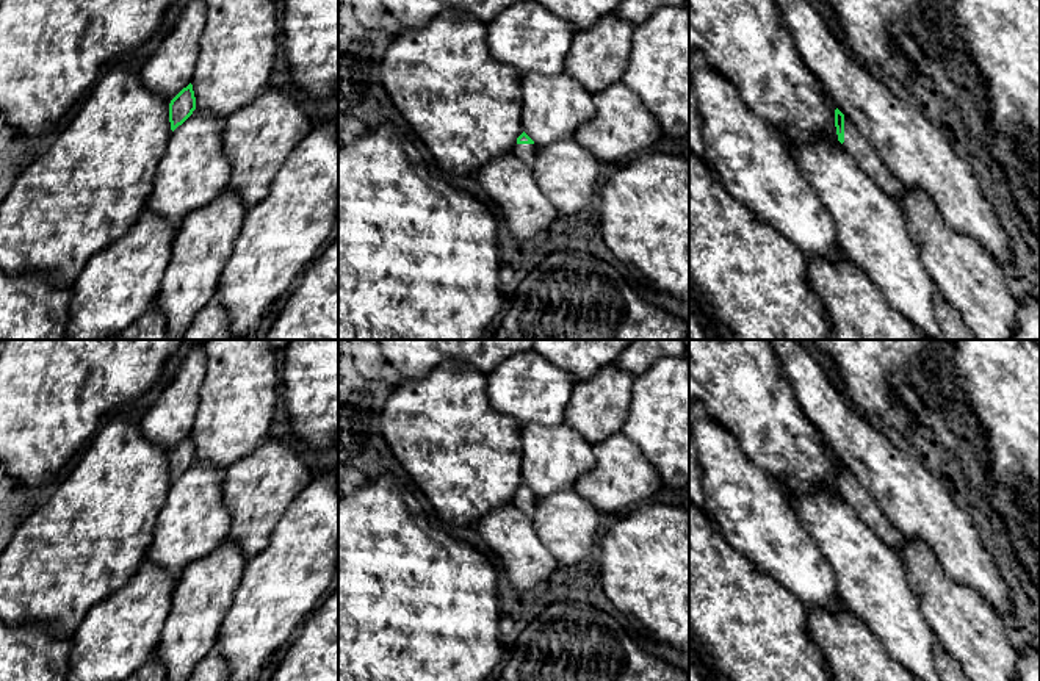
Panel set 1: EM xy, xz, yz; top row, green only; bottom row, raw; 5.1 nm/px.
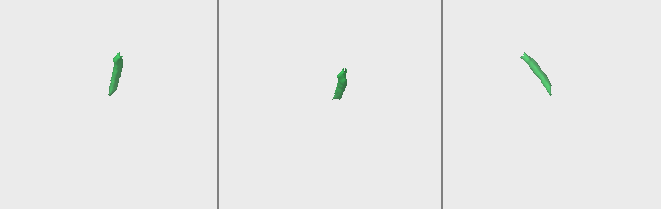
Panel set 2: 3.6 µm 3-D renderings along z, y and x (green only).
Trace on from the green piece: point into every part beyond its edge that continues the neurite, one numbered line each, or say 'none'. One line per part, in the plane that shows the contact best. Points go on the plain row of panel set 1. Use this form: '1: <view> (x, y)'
1: yz (854, 493)

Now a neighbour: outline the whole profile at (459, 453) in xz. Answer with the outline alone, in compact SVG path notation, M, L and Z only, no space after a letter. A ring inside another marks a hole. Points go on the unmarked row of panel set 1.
M443 365L421 379L403 380L393 387L382 409L381 432L413 490L428 499L434 521L456 526L478 524L489 512L512 503L523 484L522 426L492 407L487 374L470 366Z

